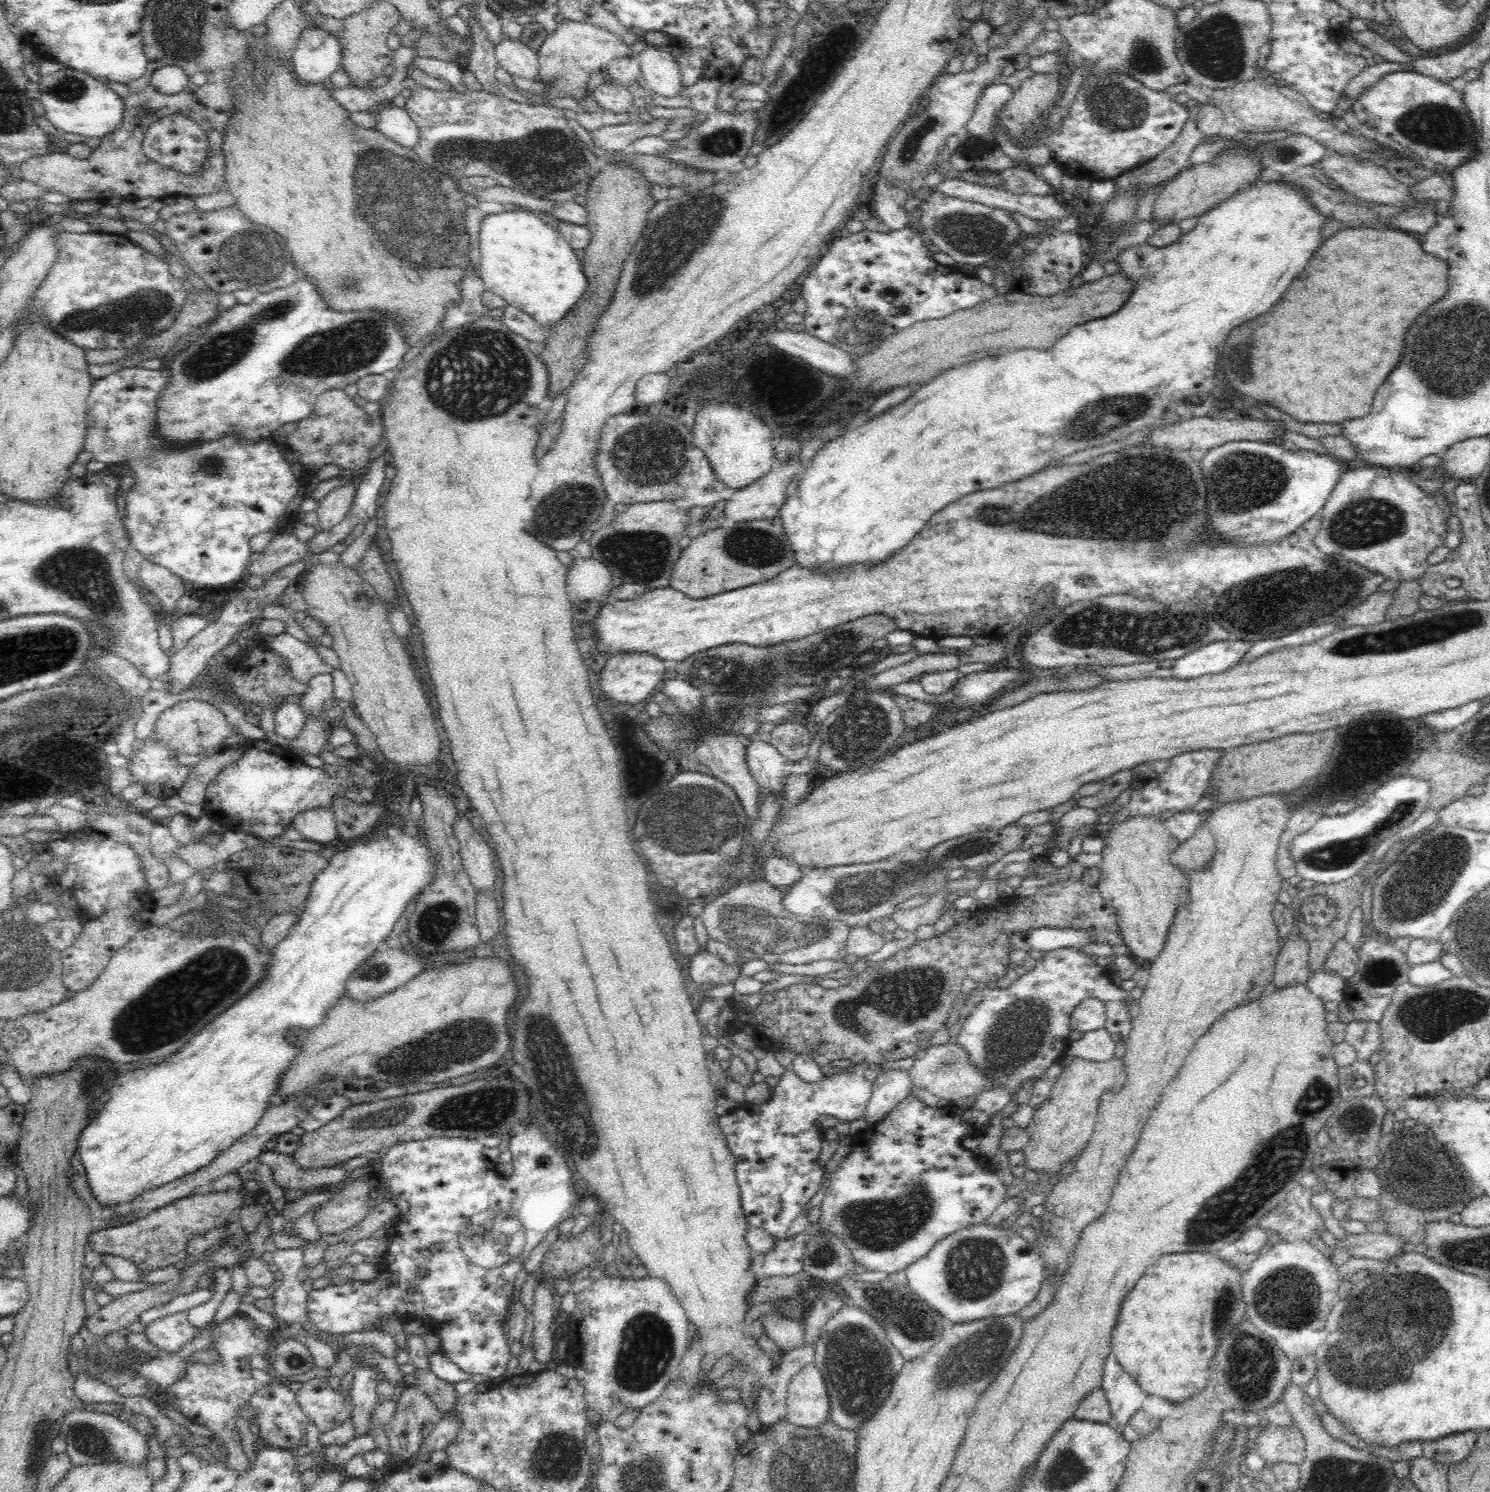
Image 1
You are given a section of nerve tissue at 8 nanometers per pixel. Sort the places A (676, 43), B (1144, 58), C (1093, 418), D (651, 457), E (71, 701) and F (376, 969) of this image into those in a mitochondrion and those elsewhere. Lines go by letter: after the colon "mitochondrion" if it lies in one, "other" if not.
A: other
B: mitochondrion
C: mitochondrion
D: mitochondrion
E: mitochondrion
F: mitochondrion

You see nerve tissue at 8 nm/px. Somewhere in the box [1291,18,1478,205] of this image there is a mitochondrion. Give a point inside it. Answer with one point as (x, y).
(1438, 126)

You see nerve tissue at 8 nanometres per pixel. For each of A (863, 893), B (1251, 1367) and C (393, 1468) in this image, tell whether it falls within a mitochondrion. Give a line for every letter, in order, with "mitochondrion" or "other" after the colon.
A: mitochondrion
B: mitochondrion
C: other

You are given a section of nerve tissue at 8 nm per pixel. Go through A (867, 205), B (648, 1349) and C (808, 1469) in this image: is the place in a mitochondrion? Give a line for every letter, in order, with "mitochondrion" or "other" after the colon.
A: other
B: mitochondrion
C: mitochondrion

